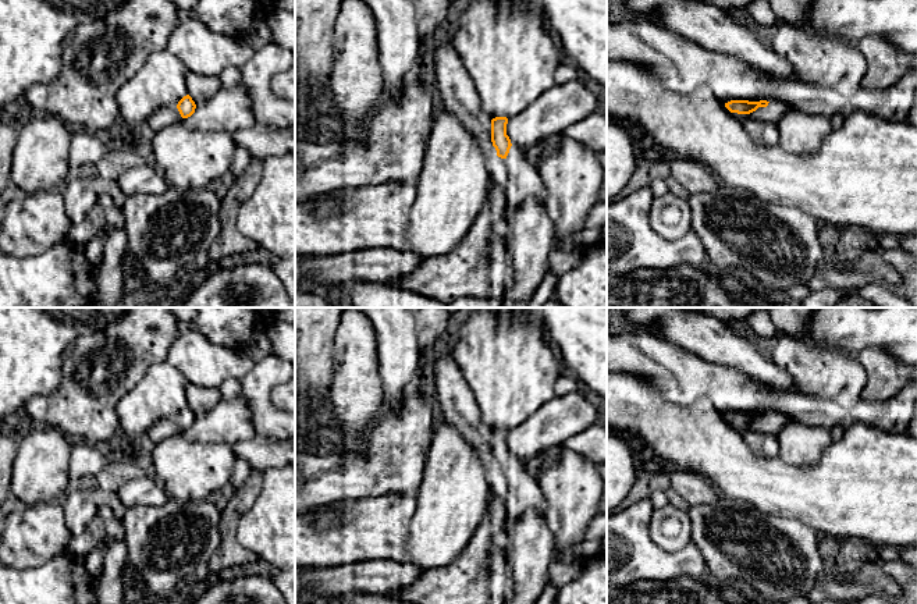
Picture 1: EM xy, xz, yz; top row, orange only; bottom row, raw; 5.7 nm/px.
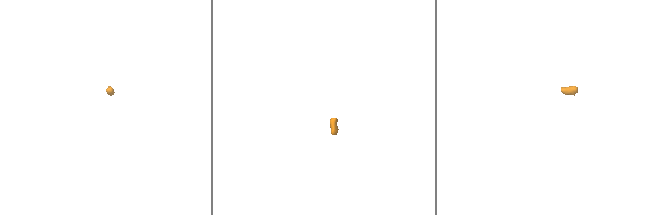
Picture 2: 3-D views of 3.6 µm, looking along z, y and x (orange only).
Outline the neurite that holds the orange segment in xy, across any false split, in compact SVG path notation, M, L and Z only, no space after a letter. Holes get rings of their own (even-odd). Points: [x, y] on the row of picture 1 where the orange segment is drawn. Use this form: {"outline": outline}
{"outline": "M189 95L184 96L177 106L164 106L153 111L145 122L143 131L150 135L164 127L188 118L195 113L196 104Z"}

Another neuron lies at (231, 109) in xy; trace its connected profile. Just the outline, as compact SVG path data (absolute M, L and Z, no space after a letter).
M245 84L221 89L206 103L196 106L195 113L182 118L188 128L203 131L238 131L257 122L255 104Z

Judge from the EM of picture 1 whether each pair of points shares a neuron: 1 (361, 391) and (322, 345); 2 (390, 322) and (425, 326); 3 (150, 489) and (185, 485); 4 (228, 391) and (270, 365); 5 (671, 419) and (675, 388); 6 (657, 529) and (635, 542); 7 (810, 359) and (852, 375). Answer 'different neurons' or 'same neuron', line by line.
1: different neurons
2: different neurons
3: different neurons
4: different neurons
5: different neurons
6: different neurons
7: same neuron

